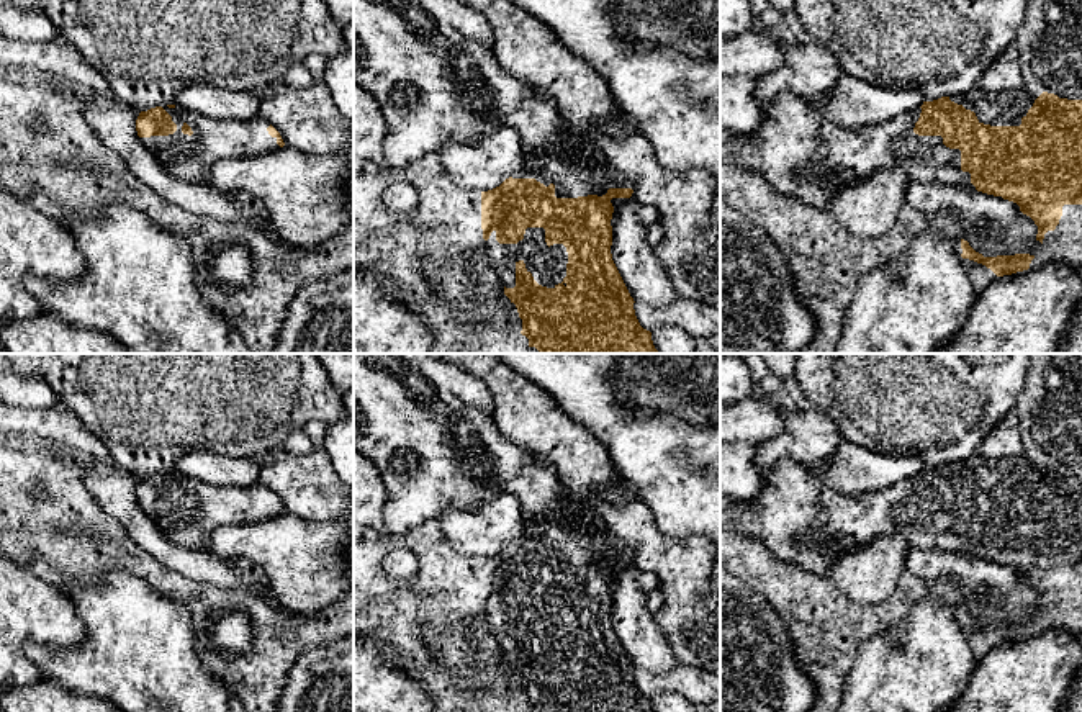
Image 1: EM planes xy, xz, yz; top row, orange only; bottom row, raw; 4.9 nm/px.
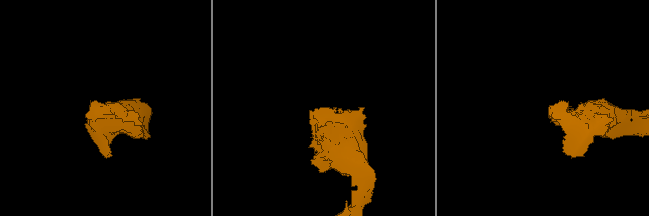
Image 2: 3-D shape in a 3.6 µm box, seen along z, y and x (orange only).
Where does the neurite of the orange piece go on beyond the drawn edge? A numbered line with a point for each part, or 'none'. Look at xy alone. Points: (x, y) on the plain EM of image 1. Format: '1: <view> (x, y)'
1: xy (189, 524)

